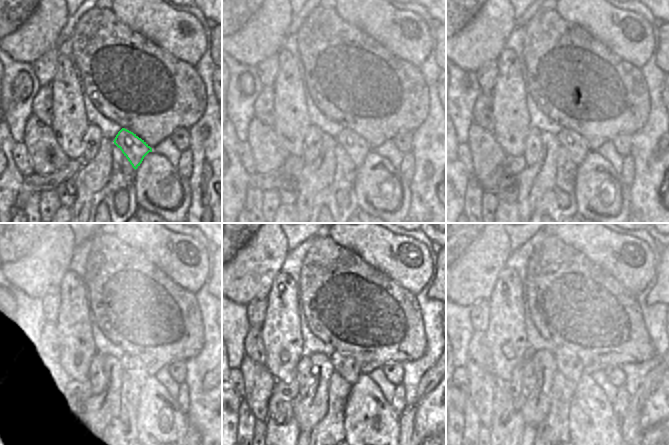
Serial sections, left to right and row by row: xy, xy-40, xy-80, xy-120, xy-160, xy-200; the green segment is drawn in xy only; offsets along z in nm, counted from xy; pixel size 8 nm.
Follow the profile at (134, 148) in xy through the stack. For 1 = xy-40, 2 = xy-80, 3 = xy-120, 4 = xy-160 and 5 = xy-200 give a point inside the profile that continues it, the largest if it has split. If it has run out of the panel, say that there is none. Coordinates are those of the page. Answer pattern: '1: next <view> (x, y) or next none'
1: next xy-40 (357, 148)
2: next xy-80 (576, 145)
3: next xy-120 (134, 374)
4: next xy-160 (345, 365)
5: next xy-200 (569, 364)

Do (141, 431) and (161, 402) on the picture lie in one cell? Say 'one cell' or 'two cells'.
one cell

